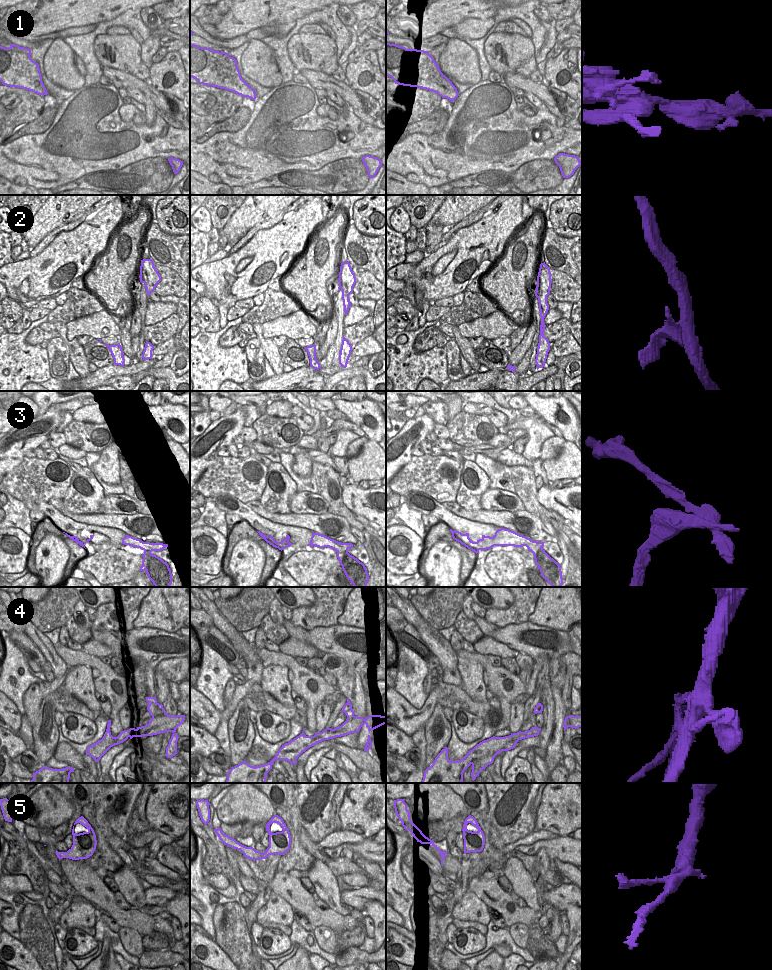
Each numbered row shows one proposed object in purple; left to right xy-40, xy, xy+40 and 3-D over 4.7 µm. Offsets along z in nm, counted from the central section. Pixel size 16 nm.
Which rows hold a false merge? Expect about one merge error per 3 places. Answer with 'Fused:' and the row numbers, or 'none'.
Fused: 1, 2, 3, 4

